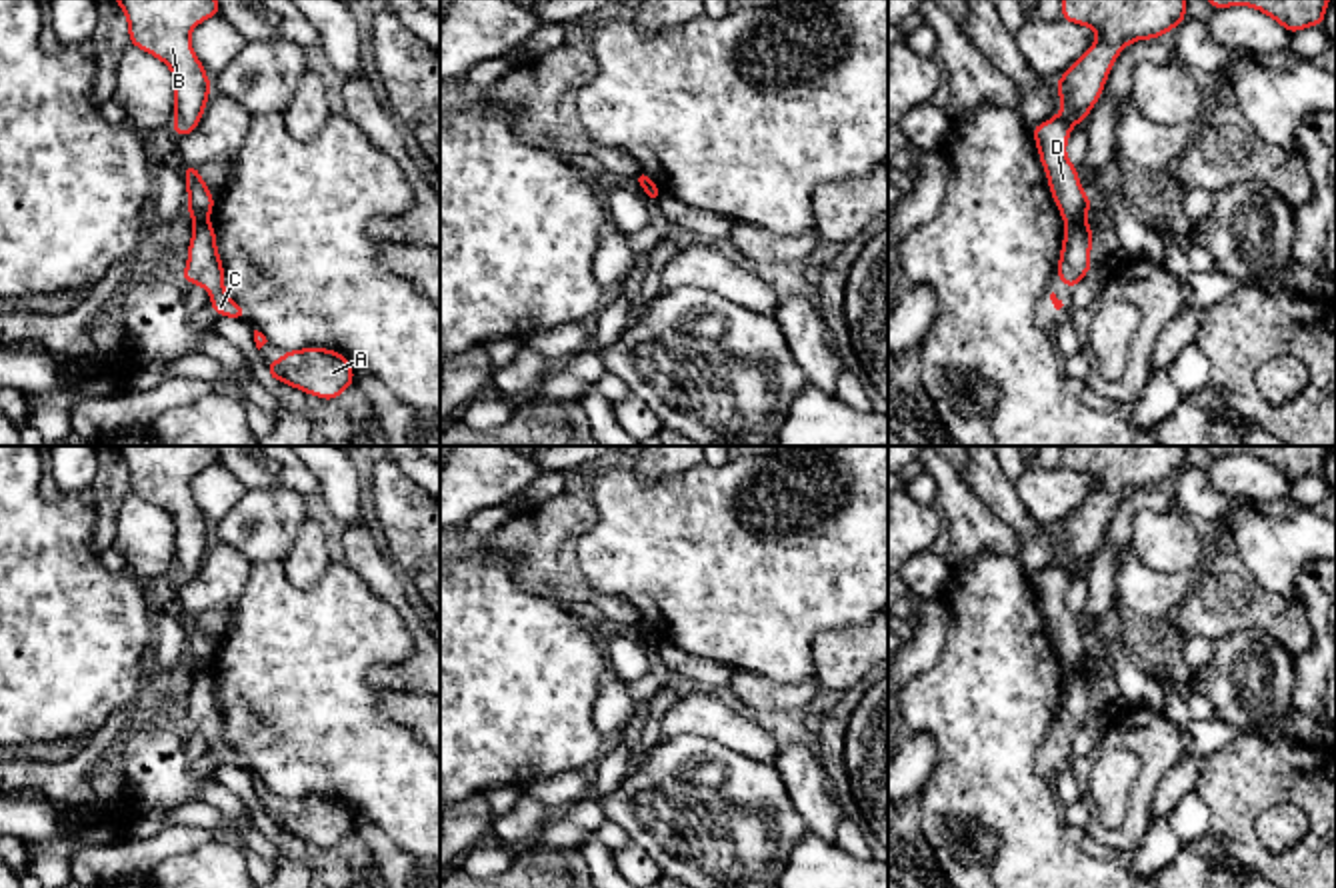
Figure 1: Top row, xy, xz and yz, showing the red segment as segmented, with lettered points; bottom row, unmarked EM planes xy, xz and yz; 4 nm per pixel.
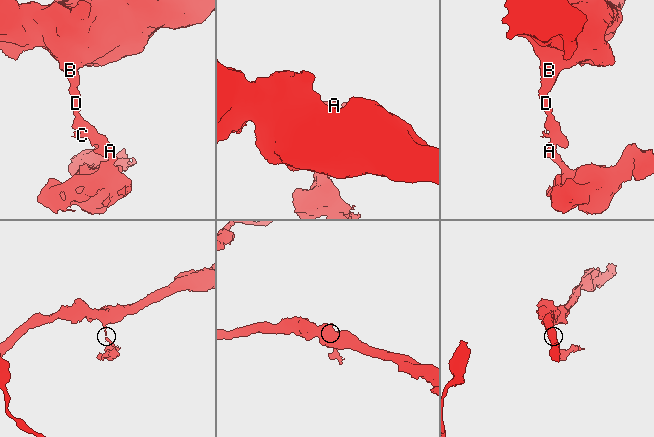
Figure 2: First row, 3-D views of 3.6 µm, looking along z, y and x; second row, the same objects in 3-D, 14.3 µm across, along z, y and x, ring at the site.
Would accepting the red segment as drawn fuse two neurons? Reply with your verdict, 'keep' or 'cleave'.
cleave

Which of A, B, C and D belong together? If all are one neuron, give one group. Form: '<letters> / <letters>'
A C / B D

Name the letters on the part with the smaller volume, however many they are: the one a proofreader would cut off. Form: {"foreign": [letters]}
{"foreign": ["A", "C"]}

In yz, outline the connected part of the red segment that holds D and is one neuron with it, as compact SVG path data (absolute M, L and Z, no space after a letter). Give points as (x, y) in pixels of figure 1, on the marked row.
M1062 0L1062 20L1088 26L1098 34L1098 40L1056 82L1062 112L1032 128L1054 204L1064 224L1070 226L1084 220L1092 206L1078 180L1076 166L1066 158L1072 126L1086 122L1118 54L1136 40L1162 38L1168 30L1174 30L1186 20L1186 0Z

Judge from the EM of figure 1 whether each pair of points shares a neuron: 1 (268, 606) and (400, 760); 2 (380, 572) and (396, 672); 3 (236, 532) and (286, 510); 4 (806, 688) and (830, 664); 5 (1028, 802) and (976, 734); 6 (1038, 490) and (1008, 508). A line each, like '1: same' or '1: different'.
1: same
2: same
3: same
4: different
5: same
6: different

